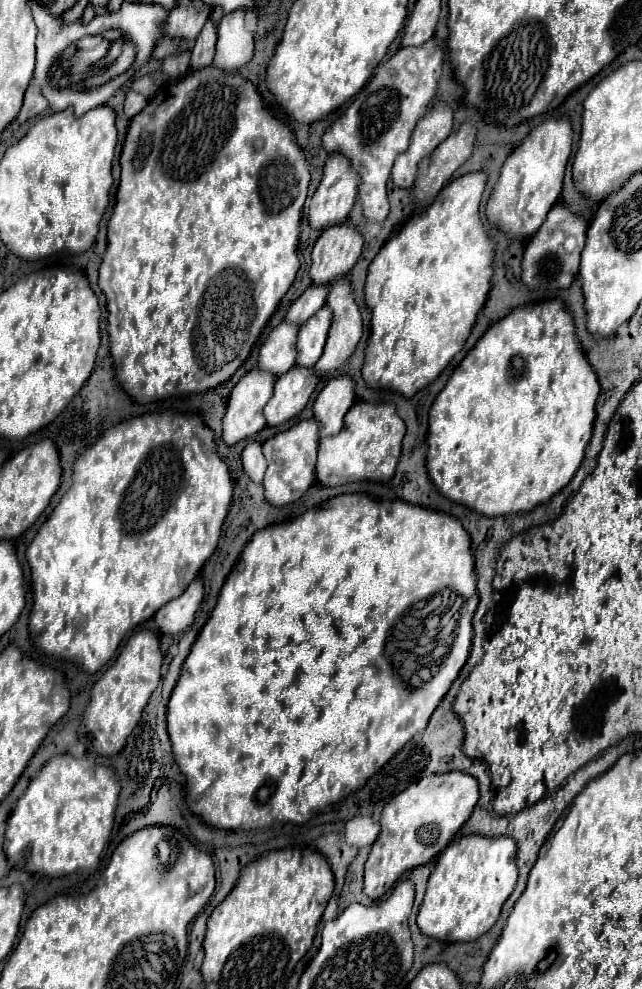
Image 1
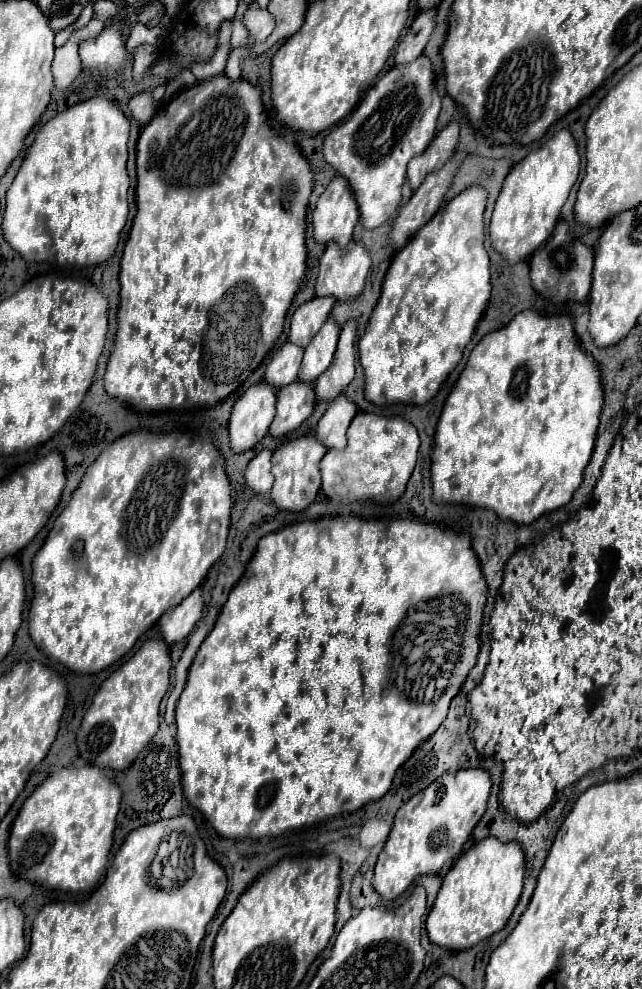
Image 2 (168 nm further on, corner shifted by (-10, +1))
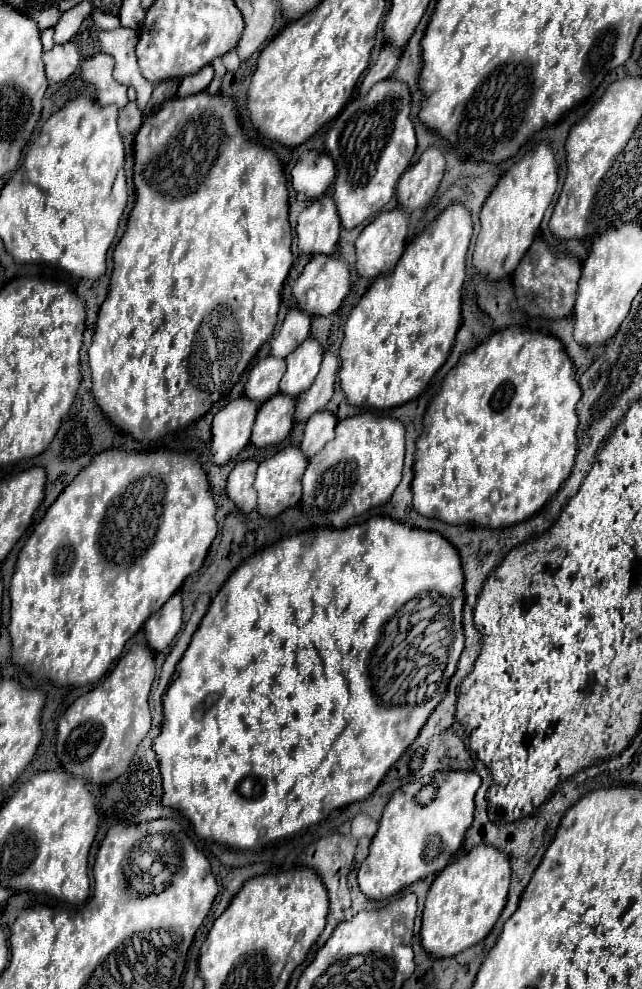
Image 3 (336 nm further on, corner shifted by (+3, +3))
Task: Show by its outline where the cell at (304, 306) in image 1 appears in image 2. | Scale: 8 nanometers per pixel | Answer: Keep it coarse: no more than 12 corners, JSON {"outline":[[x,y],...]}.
{"outline":[[314,297],[292,315],[288,339],[306,347],[334,297]]}

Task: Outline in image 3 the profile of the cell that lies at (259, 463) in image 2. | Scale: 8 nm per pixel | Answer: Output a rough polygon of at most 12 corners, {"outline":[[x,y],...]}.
{"outline":[[257,461],[237,463],[227,495],[243,515],[257,505],[253,489]]}

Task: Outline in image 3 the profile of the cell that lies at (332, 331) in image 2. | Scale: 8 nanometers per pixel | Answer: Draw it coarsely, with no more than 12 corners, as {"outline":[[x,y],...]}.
{"outline":[[305,339],[289,357],[279,391],[297,397],[311,387],[323,347]]}

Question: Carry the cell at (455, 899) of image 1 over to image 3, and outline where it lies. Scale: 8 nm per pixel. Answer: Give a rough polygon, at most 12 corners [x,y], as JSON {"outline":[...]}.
{"outline":[[477,845],[433,881],[421,945],[453,957],[497,923],[509,857]]}

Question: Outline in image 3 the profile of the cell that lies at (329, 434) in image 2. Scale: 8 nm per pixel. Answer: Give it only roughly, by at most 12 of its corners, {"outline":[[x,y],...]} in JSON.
{"outline":[[315,413],[305,425],[301,453],[315,457],[335,437],[335,415]]}

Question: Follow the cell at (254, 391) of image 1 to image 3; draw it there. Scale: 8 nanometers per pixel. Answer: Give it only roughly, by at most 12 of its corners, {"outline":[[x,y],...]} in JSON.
{"outline":[[239,397],[215,413],[213,463],[249,443],[259,403]]}

